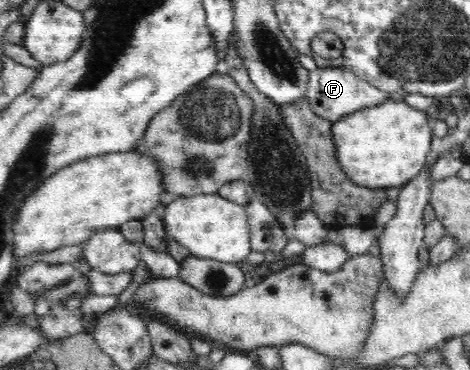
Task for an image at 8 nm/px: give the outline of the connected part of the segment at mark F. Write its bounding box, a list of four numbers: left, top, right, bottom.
[305,67,390,123]

